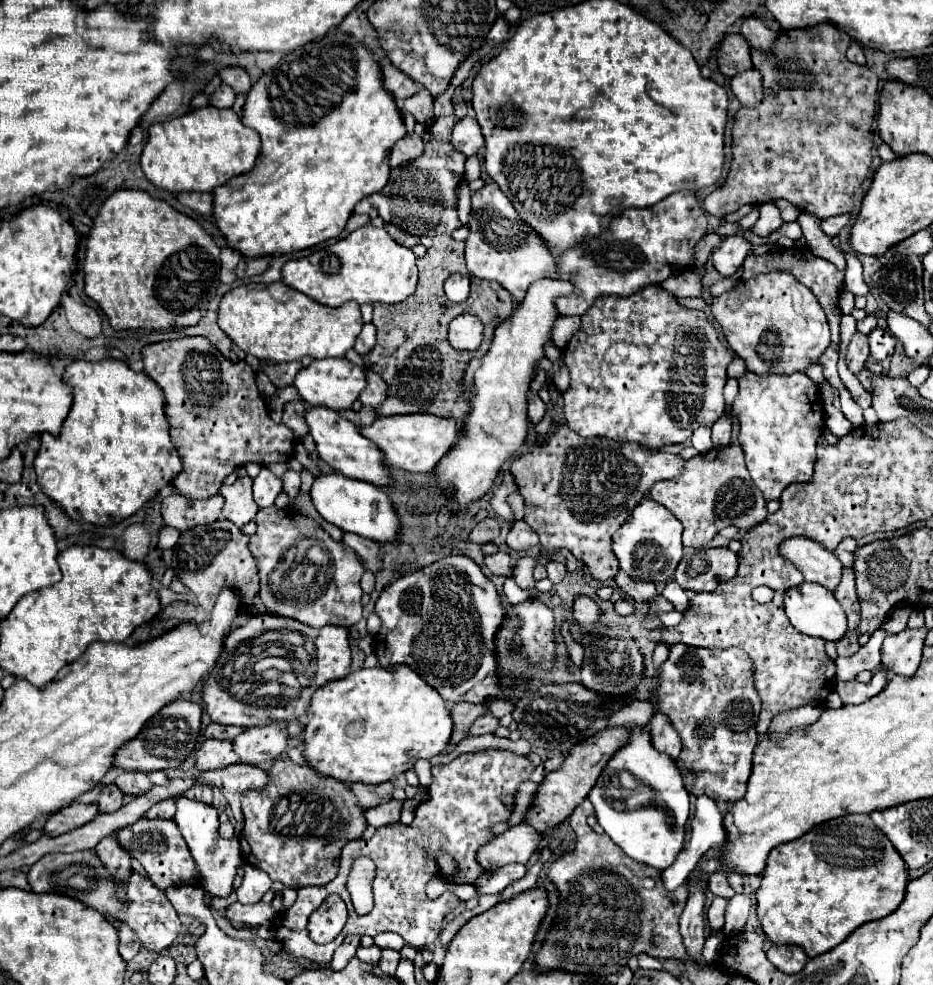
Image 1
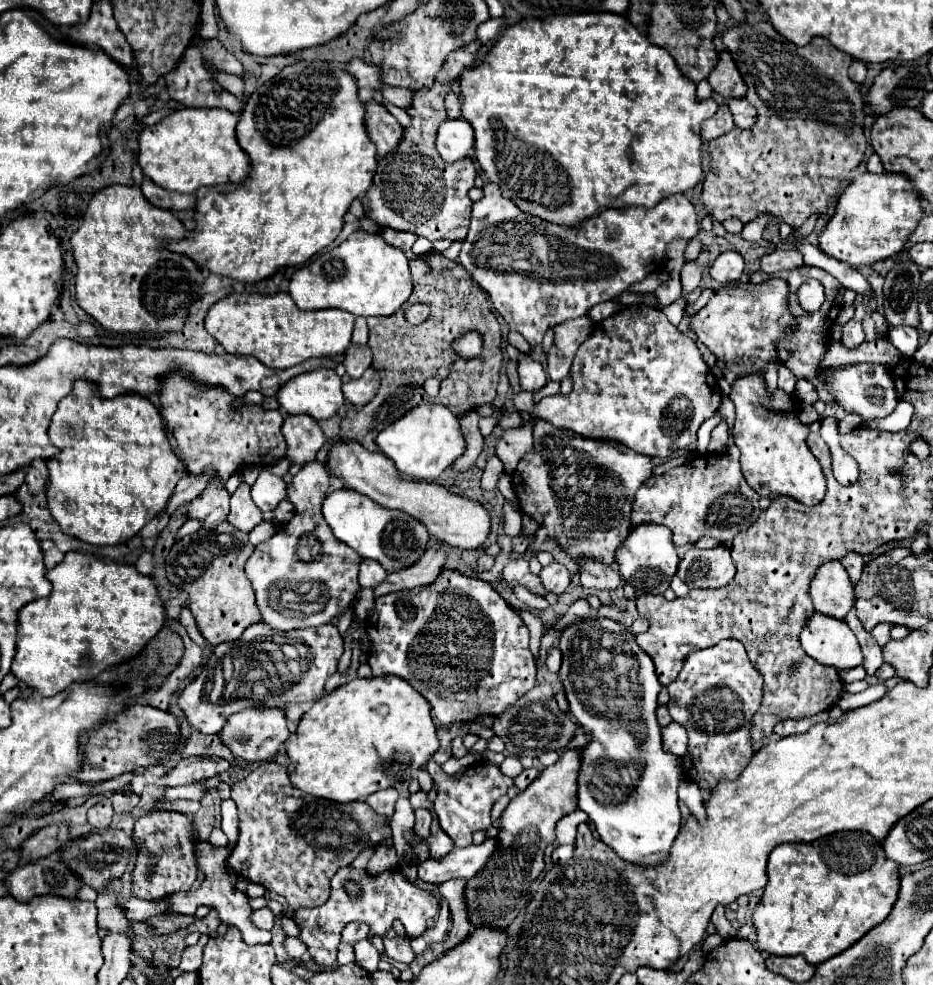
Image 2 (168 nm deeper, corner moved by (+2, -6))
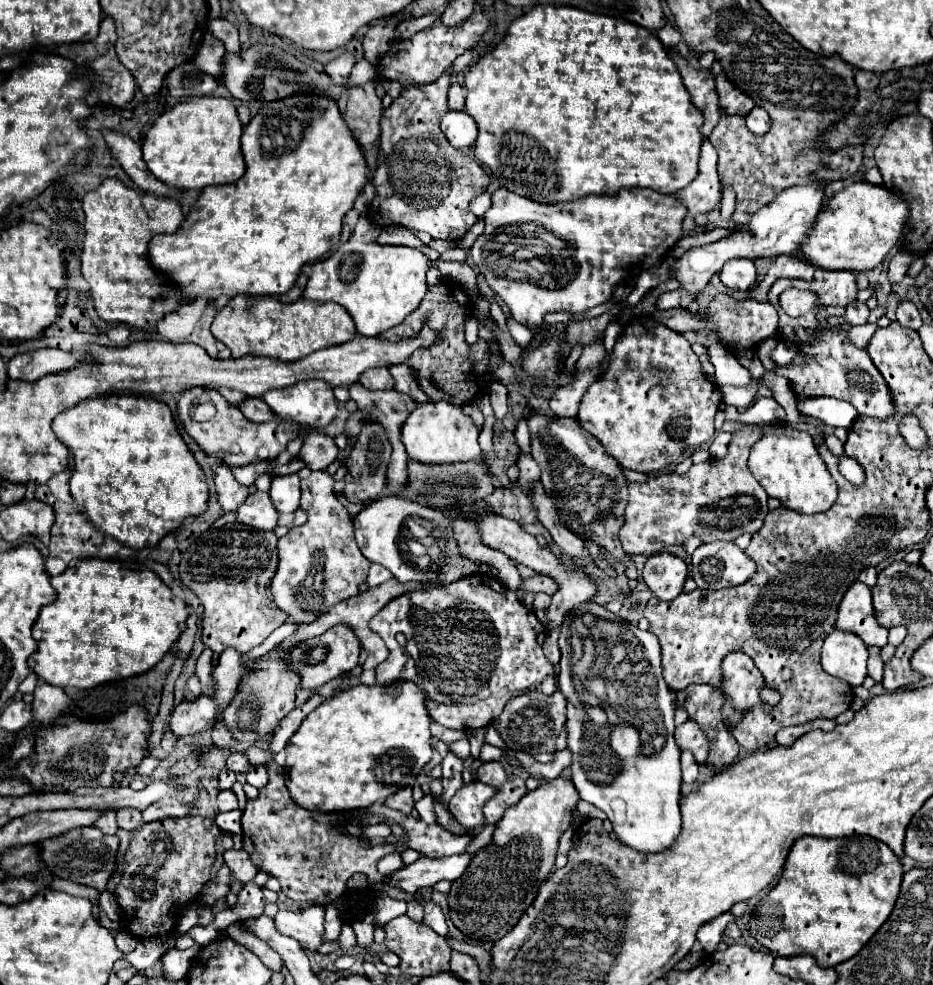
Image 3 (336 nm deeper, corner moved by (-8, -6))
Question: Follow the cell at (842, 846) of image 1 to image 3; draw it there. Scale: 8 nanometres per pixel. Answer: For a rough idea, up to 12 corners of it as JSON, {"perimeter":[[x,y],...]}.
{"perimeter":[[801,837],[749,919],[771,953],[835,967],[887,921],[899,857]]}

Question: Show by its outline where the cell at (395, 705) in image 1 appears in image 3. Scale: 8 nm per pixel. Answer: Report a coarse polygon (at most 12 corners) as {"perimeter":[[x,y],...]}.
{"perimeter":[[357,685],[287,745],[309,811],[369,807],[431,761],[427,699]]}

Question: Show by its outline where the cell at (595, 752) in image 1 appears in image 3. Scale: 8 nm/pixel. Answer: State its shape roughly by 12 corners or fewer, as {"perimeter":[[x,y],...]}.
{"perimeter":[[567,775],[505,811],[451,885],[451,921],[499,941],[555,869]]}

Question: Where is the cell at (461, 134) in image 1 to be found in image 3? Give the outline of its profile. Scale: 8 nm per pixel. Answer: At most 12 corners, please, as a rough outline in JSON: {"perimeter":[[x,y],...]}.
{"perimeter":[[449,111],[441,121],[447,141],[461,151],[473,147],[477,123]]}

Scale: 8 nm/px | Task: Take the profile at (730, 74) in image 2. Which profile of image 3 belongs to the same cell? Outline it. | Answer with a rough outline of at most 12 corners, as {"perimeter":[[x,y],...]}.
{"perimeter":[[723,73],[717,75],[719,105],[727,115],[747,115],[755,107]]}

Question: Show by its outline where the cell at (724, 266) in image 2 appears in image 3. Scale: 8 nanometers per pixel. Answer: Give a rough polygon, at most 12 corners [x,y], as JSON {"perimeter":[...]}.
{"perimeter":[[731,259],[719,277],[725,287],[747,291],[755,285],[755,265]]}

